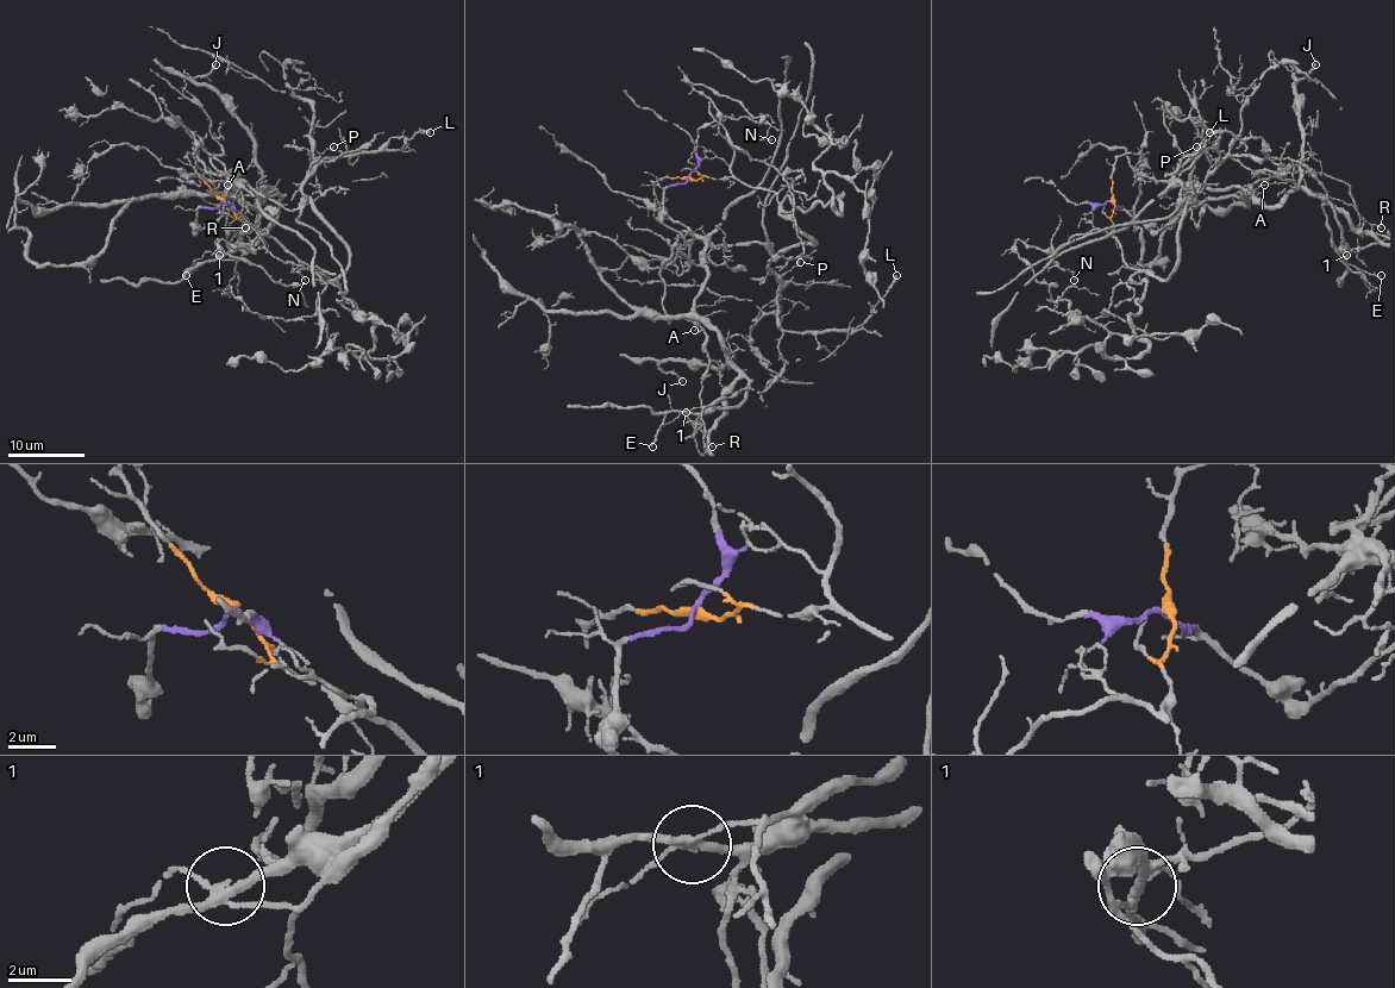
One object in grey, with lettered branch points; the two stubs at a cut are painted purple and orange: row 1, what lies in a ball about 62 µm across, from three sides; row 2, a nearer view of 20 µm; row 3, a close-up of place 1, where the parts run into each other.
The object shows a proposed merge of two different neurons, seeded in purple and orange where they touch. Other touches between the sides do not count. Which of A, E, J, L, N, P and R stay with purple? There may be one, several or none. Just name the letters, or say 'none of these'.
A, E, J, R

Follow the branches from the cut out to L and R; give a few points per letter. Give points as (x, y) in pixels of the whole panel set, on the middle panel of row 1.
L: (689, 176), (731, 176), (771, 191), (815, 244), (782, 250), (769, 263), (784, 330), (854, 330), (895, 275)
R: (689, 176), (664, 191), (664, 223), (706, 270), (694, 311), (719, 336), (738, 380), (724, 395), (712, 446)

